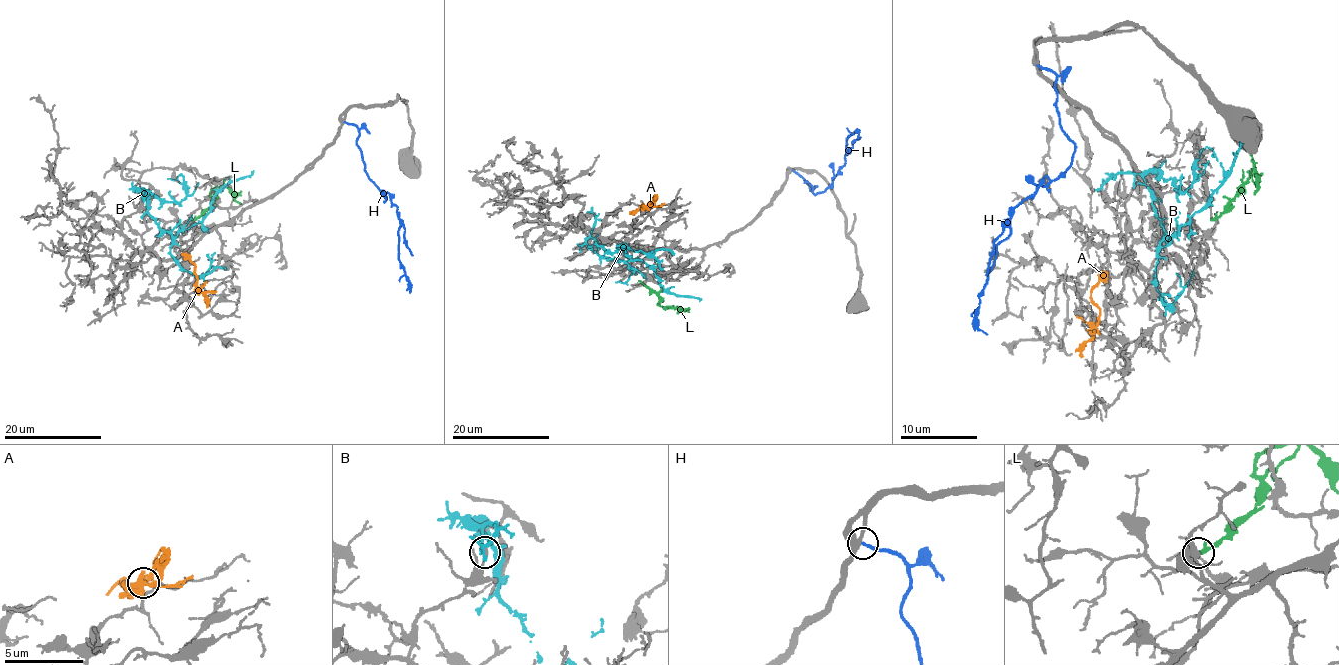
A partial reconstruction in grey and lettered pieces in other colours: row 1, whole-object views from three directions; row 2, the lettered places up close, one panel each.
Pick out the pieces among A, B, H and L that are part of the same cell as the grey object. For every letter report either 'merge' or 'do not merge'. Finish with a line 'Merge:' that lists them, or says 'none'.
A: do not merge
B: do not merge
H: do not merge
L: do not merge
Merge: none

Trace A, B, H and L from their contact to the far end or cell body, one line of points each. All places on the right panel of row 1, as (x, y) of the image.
A: (1092, 325), (1094, 327), (1098, 321), (1100, 308), (1090, 292), (1105, 273)
B: (1102, 187), (1117, 173), (1140, 175), (1167, 235), (1163, 246), (1226, 177), (1240, 141)
H: (1036, 64), (1056, 76), (1059, 127), (1075, 145), (1073, 160), (1013, 210), (979, 298), (977, 327), (987, 335)
L: (1215, 220), (1236, 197), (1253, 166), (1257, 185), (1253, 195)

